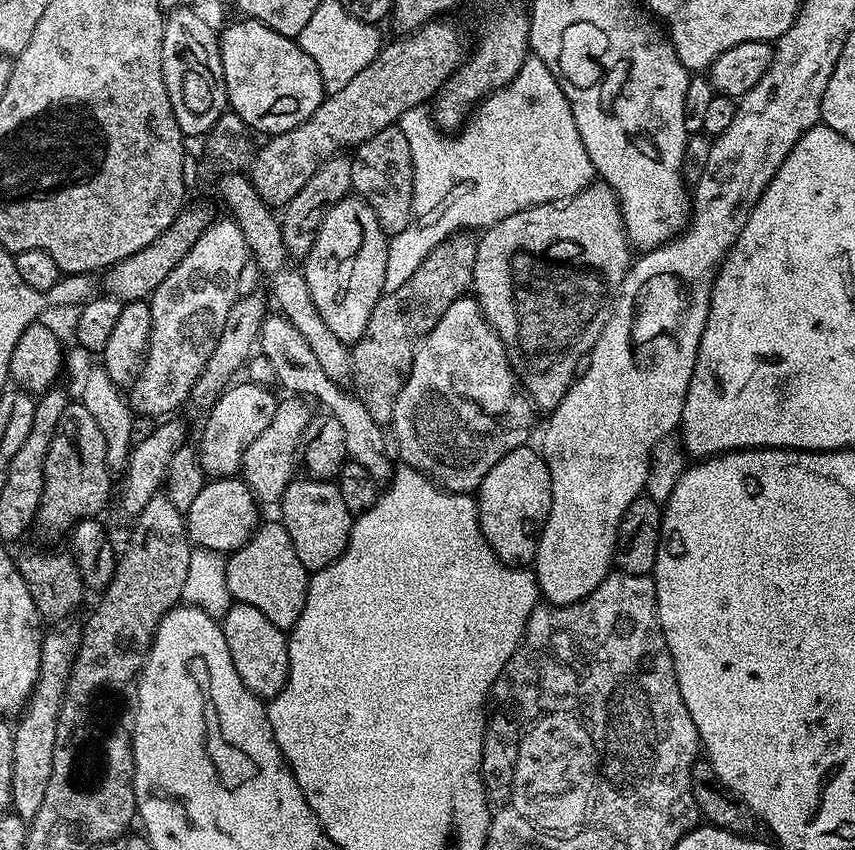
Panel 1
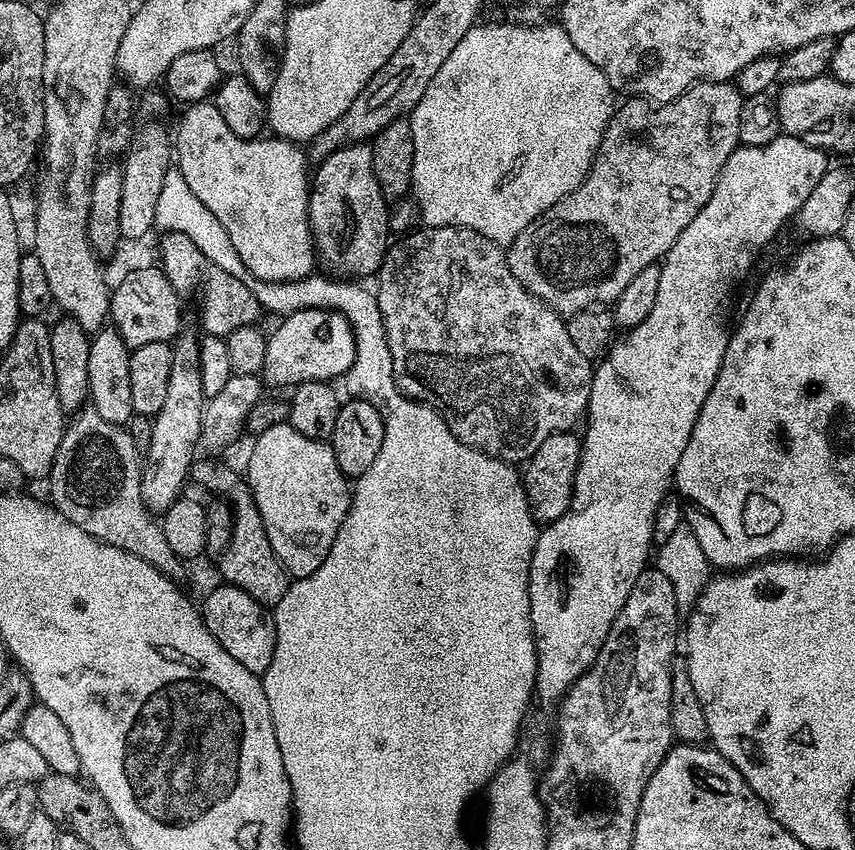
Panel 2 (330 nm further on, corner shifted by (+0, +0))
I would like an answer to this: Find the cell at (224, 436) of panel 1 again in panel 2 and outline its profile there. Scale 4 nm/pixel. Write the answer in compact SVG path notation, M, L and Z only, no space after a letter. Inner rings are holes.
M307 308L301 312L291 312L279 322L281 324L270 332L266 346L262 376L267 383L269 380L270 383L287 389L311 380L332 382L335 381L335 376L343 377L348 372L356 357L356 339L348 320L341 312Z

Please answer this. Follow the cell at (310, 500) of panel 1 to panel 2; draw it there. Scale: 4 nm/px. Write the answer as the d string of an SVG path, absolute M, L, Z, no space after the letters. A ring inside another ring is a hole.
M287 422L272 424L252 444L246 483L258 506L258 514L262 514L262 526L266 526L270 550L274 550L284 571L292 578L314 574L314 570L322 566L322 558L330 554L330 546L334 546L334 538L346 518L348 507L352 505L349 477L342 474L331 443L306 438L306 434L298 434L298 430Z

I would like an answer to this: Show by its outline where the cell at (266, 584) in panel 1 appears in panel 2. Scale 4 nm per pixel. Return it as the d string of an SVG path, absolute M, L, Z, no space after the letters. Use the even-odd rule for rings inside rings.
M208 460L193 463L190 469L190 480L194 485L212 484L217 493L226 494L232 506L234 518L234 534L230 538L230 546L218 557L218 569L223 576L223 583L232 584L238 590L246 590L250 598L254 598L265 606L275 606L282 602L282 594L286 594L290 577L278 562L274 550L270 550L270 538L266 538L266 526L262 526L262 514L258 514L258 506L252 497L252 491L243 479L240 480L228 468L220 468L212 476L212 464Z

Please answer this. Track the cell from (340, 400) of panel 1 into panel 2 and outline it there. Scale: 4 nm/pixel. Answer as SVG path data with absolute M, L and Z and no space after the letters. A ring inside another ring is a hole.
M166 232L159 237L160 261L158 267L165 278L181 294L200 288L200 324L209 336L228 337L238 326L250 326L259 321L262 309L247 284L243 284L234 274L226 274L226 270L213 268L208 259L186 238L186 234Z

